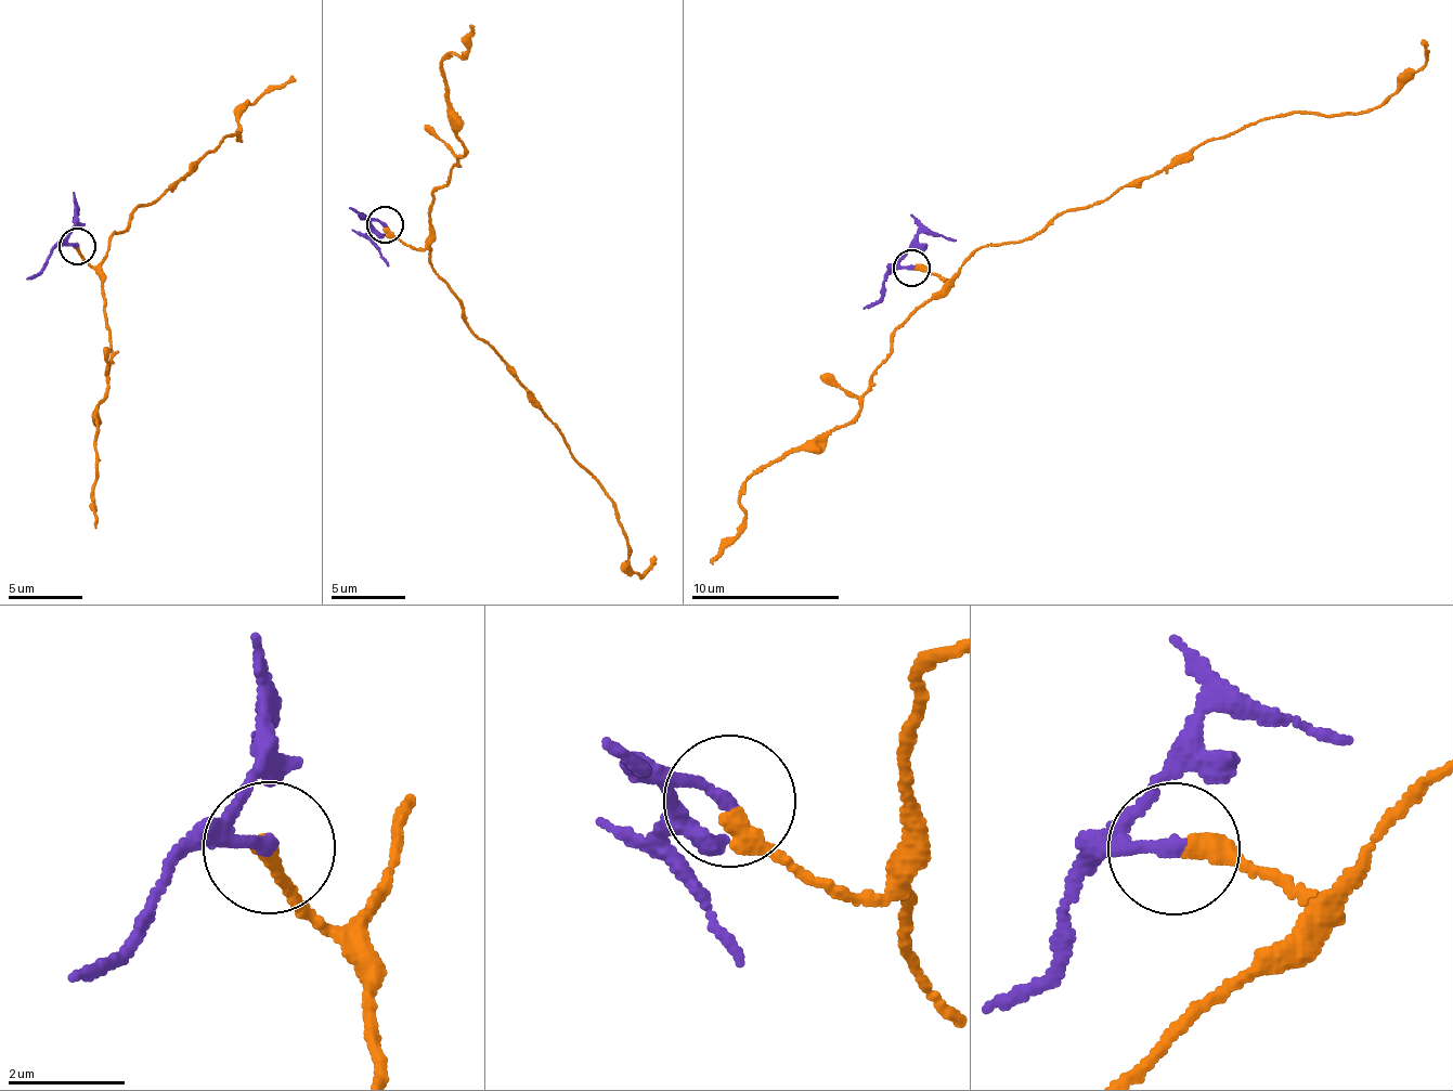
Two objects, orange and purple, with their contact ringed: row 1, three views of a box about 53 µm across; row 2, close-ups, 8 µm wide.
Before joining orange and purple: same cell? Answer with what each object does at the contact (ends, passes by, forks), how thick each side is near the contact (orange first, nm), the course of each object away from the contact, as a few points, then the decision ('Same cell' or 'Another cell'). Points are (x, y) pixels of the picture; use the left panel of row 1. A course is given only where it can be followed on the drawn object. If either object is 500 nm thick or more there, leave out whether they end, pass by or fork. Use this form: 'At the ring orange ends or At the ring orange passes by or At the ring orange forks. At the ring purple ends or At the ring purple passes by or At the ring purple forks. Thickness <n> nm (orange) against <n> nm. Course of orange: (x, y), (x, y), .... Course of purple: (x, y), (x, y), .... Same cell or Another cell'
At the ring orange ends. At the ring purple ends. Thickness 360 nm (orange) against 240 nm. Course of orange: (76, 245), (96, 267), (137, 206), (177, 189), (180, 176), (234, 134), (239, 142), (239, 117), (297, 78). Course of purple: (78, 245), (70, 244), (67, 233), (75, 212), (74, 222). Another cell

